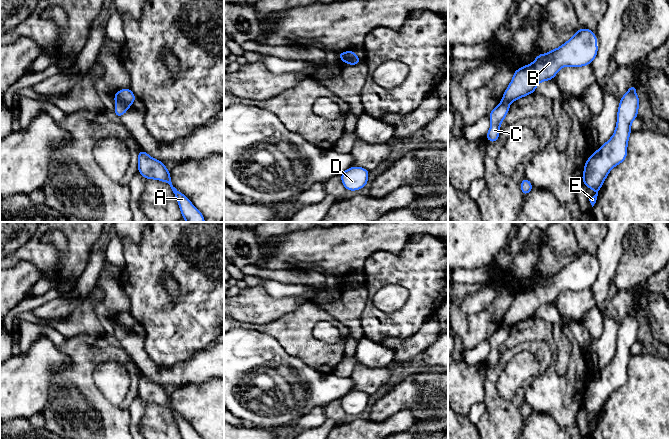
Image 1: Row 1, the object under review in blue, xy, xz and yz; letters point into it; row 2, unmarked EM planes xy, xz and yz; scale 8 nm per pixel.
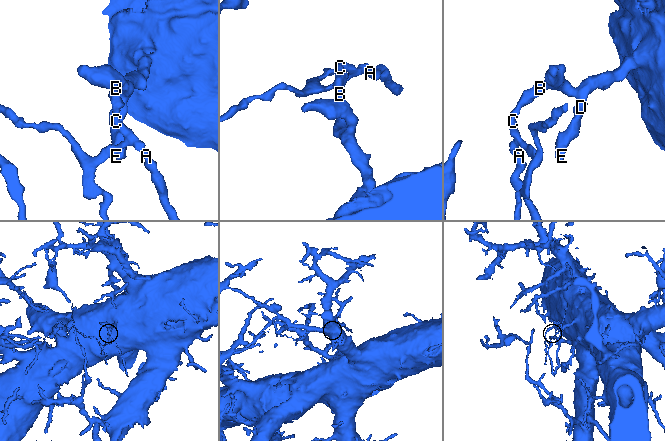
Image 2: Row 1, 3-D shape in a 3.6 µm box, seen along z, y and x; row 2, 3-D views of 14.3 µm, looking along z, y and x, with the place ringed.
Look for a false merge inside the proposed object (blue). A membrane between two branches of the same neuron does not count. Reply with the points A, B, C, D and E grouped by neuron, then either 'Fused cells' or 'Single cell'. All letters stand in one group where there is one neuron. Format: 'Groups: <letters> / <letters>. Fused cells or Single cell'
Groups: A C / B D E. Fused cells

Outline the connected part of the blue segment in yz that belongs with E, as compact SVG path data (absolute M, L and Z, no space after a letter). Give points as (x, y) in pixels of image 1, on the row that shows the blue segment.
M632 84L620 99L614 134L587 159L584 165L582 181L587 188L591 188L596 192L589 199L592 207L596 203L598 192L611 169L622 163L627 157L631 123L638 117L640 102L635 92L636 87L636 84Z

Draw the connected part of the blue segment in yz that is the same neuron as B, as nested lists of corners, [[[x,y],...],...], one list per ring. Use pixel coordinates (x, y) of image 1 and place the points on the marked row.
[[[585,28],[579,29],[570,40],[559,48],[552,49],[547,54],[540,53],[532,64],[515,70],[513,79],[503,94],[502,101],[511,104],[521,97],[534,93],[540,82],[554,79],[562,67],[583,67],[591,64],[597,56],[597,52],[597,36],[594,34],[594,31]]]

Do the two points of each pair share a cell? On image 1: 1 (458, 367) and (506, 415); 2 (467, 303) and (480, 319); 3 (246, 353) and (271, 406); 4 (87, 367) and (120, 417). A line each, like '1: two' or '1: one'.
1: two
2: two
3: one
4: one

